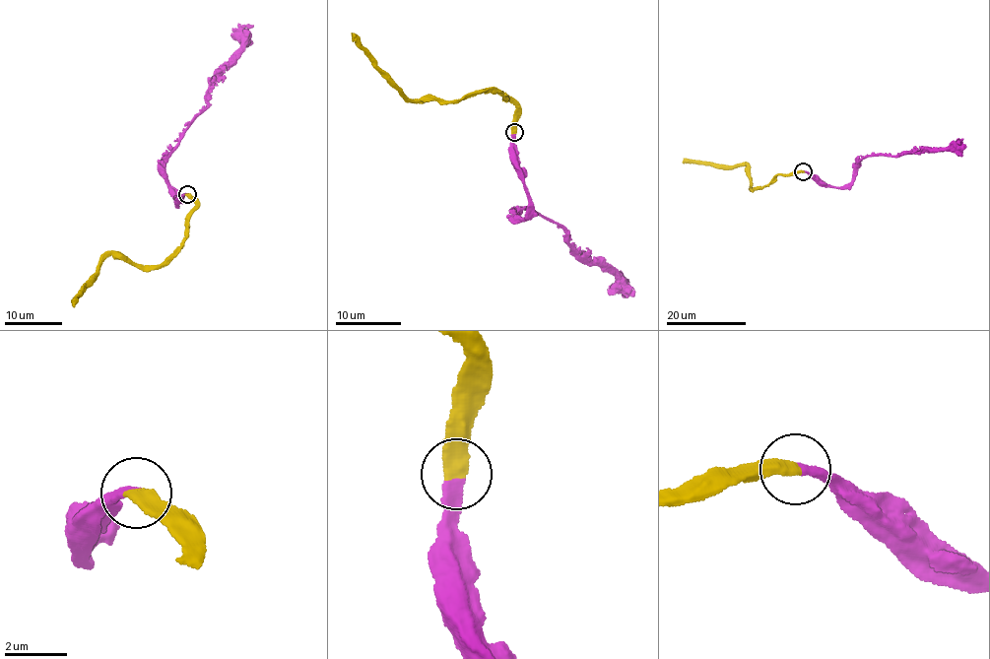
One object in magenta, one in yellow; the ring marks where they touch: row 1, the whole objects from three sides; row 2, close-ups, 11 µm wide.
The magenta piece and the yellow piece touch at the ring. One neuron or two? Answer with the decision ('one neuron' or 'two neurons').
one neuron

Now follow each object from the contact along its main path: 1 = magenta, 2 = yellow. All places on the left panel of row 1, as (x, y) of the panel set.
1: (186, 193), (176, 202), (166, 180), (165, 161), (206, 106), (209, 90), (241, 46), (239, 41), (245, 29)
2: (186, 194), (196, 204), (178, 247), (166, 260), (136, 267), (106, 256), (74, 306)

